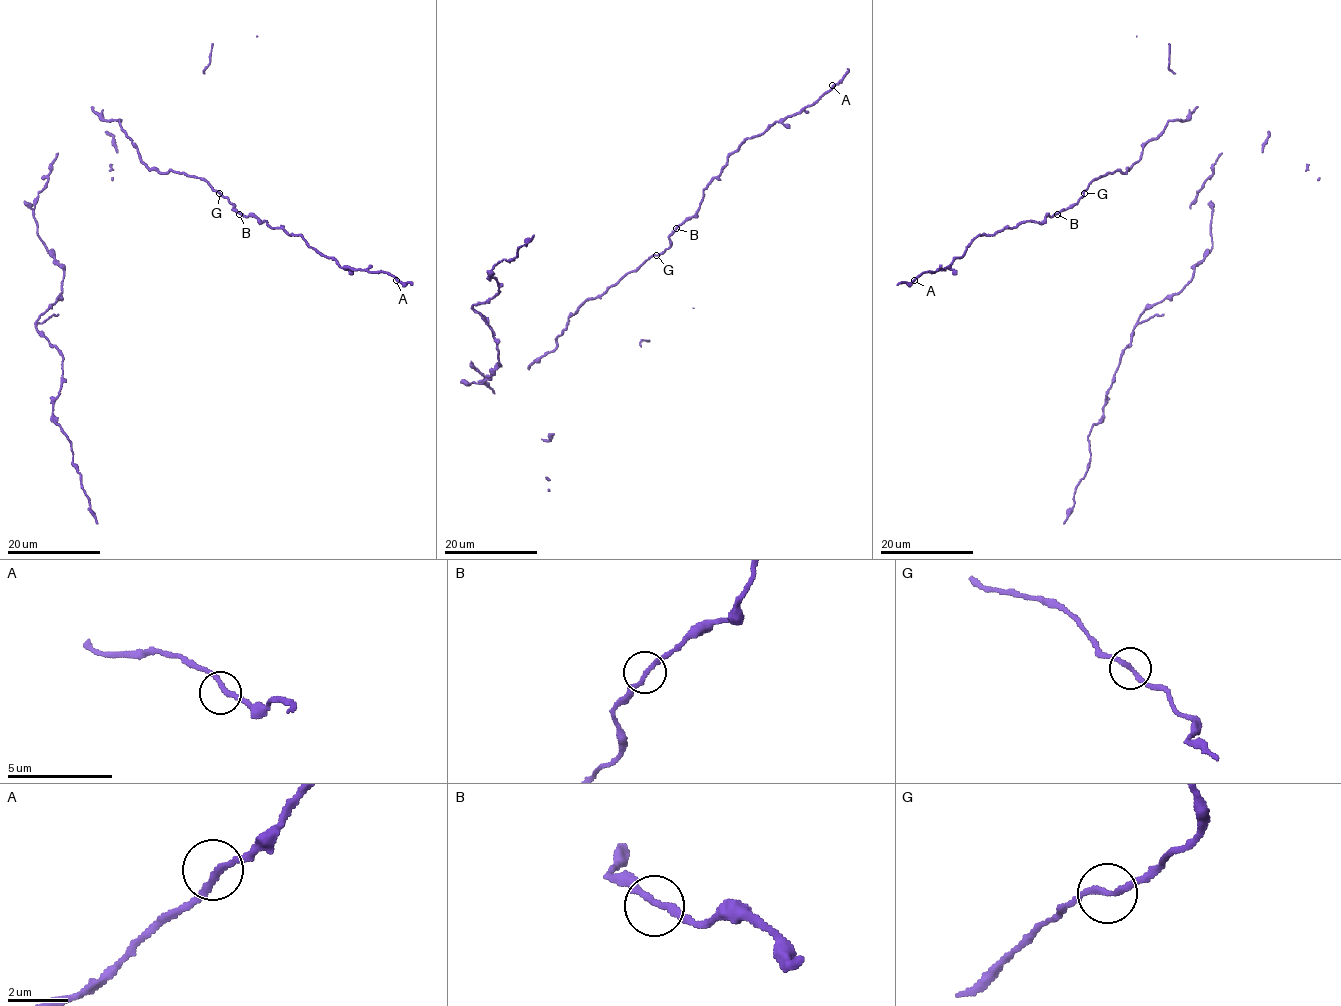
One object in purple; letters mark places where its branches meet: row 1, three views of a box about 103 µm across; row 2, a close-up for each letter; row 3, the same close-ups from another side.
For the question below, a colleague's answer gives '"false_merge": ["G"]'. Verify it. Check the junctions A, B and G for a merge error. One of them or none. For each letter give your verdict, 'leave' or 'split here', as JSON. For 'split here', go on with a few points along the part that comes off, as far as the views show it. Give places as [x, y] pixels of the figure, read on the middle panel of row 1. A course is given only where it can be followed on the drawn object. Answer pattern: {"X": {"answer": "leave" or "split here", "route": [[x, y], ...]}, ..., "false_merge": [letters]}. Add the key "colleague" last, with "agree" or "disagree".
{"A": {"answer": "leave"}, "B": {"answer": "leave"}, "G": {"answer": "split here"}, "false_merge": ["G"], "colleague": "agree"}

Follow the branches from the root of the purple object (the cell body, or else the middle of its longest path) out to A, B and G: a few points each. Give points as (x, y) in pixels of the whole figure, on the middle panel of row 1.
A: (529, 365), (556, 347), (586, 301), (670, 246), (747, 138), (832, 85)
B: (529, 365), (556, 347), (568, 318), (586, 301), (665, 250), (676, 228)
G: (529, 365), (556, 347), (556, 338), (566, 327), (568, 318), (586, 301), (601, 296), (656, 255)

